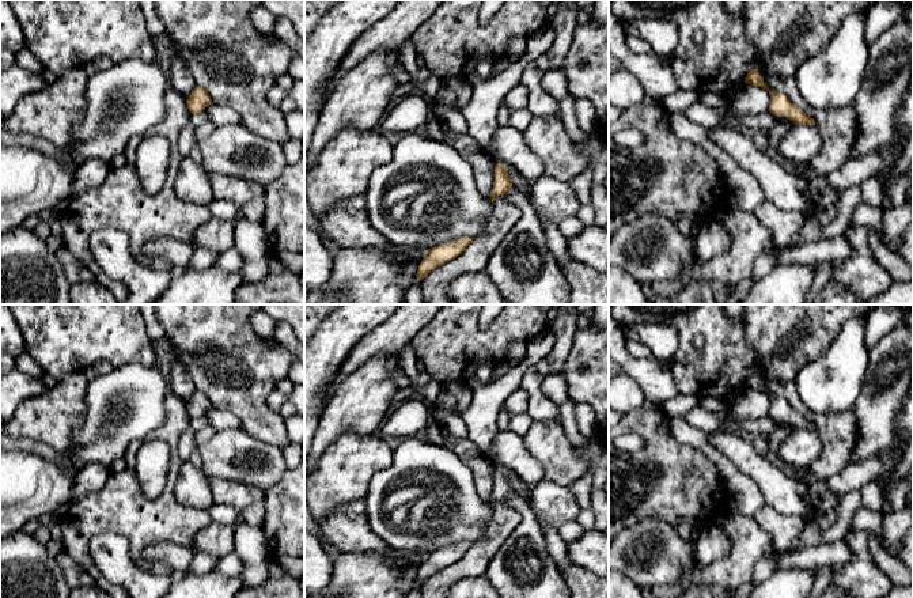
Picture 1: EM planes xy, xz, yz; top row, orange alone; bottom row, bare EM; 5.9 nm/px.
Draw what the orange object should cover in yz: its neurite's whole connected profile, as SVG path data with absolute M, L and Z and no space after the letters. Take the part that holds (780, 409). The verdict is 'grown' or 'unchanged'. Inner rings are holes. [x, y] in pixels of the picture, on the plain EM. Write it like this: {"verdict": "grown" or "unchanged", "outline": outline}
{"verdict": "unchanged", "outline": "M758 370L746 379L745 387L761 391L769 397L770 400L769 416L772 419L777 421L787 421L796 429L815 429L814 423L811 423L800 412L793 409L787 400L773 397L766 391L764 383L758 376Z"}

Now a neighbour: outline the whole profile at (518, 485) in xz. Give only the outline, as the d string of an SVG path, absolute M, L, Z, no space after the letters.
M505 468L505 473L508 476L512 491L530 503L533 497L533 487L520 480L514 470Z

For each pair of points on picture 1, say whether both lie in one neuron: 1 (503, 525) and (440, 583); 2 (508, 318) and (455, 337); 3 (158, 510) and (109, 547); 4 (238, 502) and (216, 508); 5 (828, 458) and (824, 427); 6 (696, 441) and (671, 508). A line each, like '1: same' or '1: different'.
1: same
2: same
3: different
4: different
5: same
6: different

